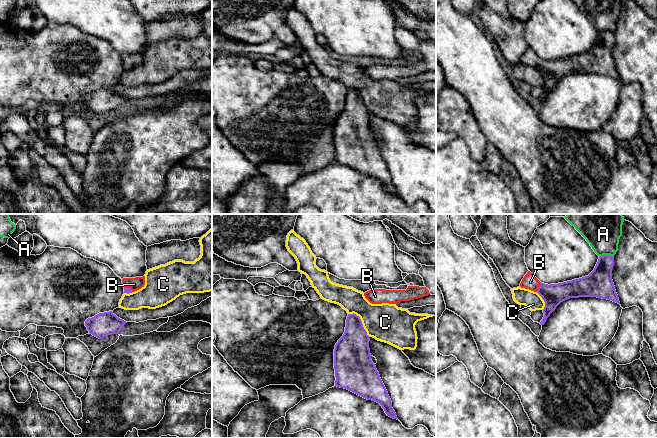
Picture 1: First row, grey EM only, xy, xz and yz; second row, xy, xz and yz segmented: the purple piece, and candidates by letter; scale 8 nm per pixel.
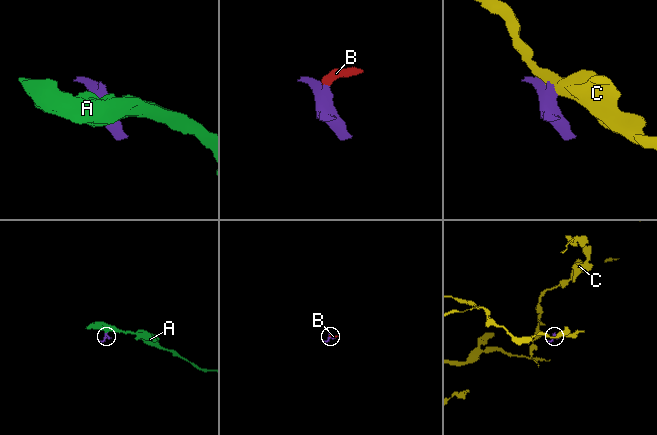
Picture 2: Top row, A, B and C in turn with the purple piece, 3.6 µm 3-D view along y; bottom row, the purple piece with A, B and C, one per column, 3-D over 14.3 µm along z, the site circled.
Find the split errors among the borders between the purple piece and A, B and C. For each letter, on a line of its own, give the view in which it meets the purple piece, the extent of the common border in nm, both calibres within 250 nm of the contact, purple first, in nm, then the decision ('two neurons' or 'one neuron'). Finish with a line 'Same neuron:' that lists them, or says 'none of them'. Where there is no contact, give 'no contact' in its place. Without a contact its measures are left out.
A: contact in yz; length 120 nm; calibres 220 and 340 nm; two neurons
B: contact in yz; length 80 nm; calibres 170 and 120 nm; one neuron
C: contact in xz; length 260 nm; calibres 280 and 320 nm; two neurons
Same neuron: B

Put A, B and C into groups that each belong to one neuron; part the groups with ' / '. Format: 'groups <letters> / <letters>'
groups A / B / C

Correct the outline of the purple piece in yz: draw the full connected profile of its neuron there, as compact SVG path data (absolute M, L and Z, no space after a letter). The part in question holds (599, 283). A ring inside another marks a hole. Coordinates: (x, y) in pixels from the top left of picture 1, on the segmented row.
M600 256L594 270L585 277L558 284L541 283L530 271L520 283L521 288L537 292L545 302L544 317L540 324L544 325L550 314L563 301L569 298L597 297L620 304L612 280L614 257Z

